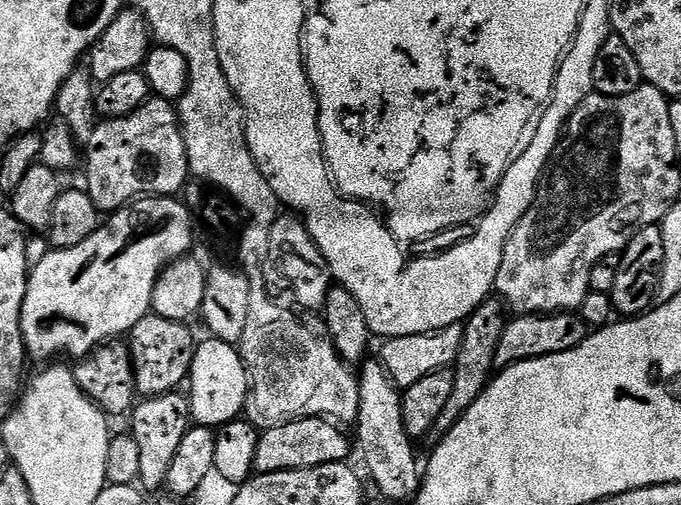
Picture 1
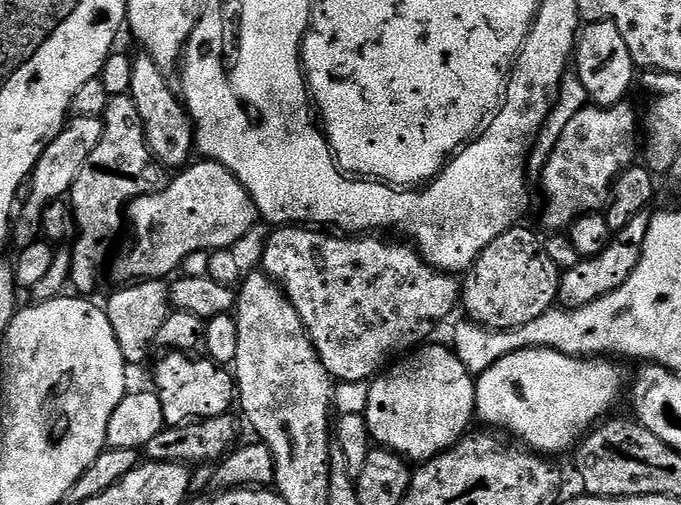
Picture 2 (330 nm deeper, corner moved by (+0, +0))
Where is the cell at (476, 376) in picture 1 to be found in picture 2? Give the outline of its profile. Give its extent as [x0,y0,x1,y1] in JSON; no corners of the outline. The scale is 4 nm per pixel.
[462,226,561,332]

